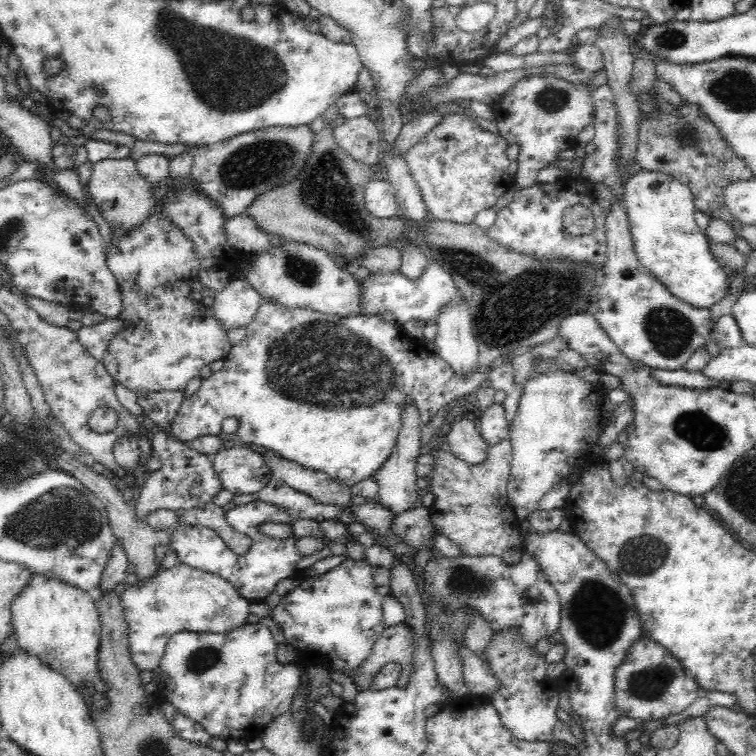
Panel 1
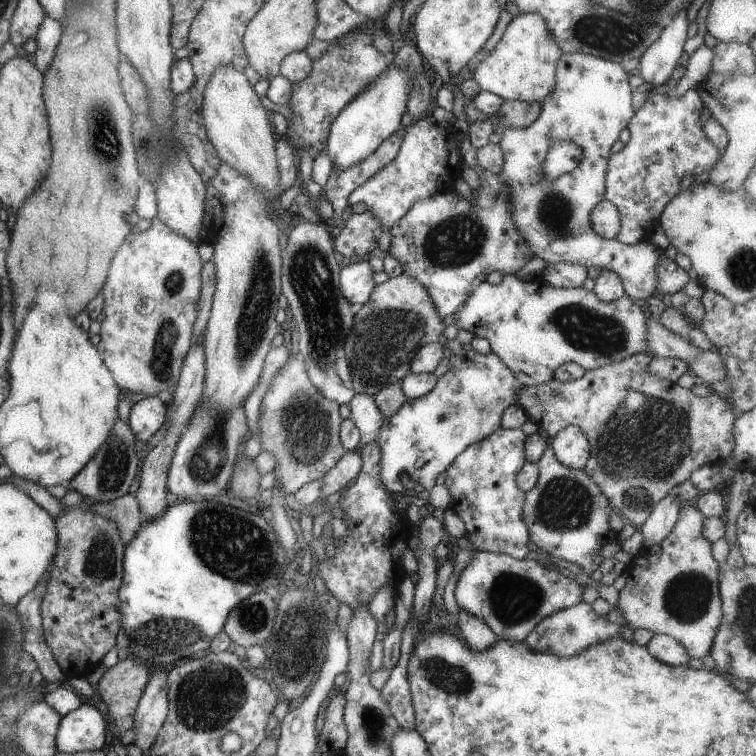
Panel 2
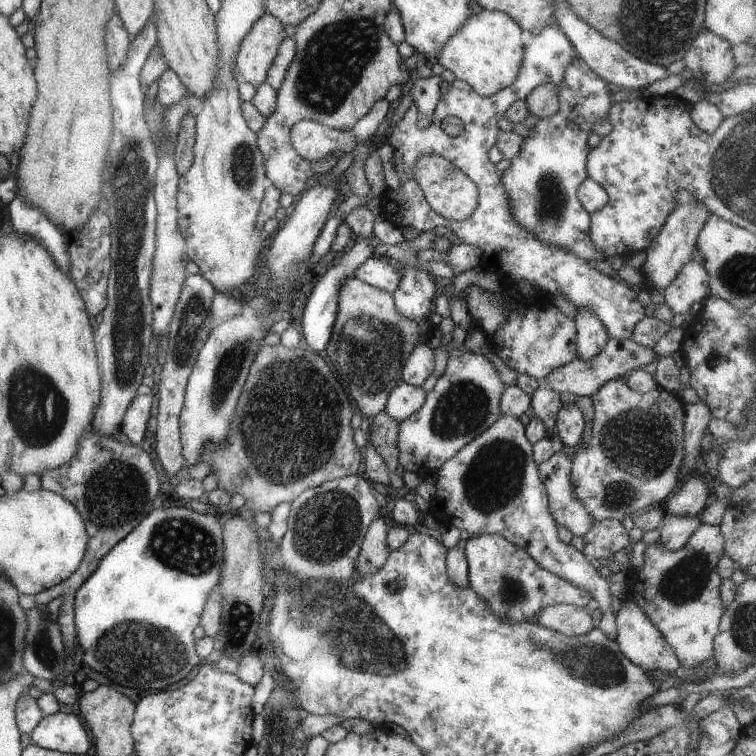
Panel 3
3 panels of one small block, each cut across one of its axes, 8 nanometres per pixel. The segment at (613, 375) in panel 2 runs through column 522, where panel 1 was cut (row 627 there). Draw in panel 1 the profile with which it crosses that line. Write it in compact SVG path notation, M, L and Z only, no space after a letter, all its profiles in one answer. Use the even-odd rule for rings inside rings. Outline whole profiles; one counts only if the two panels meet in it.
M400 622L396 626L388 626L382 632L381 638L378 638L370 656L357 668L356 674L350 674L355 679L355 687L365 690L370 682L370 675L374 675L377 670L388 664L395 662L400 664L400 675L397 686L408 686L413 671L413 654L416 647L414 635L405 622Z

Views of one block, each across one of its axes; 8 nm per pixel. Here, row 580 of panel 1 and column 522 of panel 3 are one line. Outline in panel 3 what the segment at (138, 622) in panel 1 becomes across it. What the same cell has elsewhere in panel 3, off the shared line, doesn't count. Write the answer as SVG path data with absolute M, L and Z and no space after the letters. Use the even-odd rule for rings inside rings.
M579 56L566 66L563 78L557 87L558 109L550 116L539 119L532 127L533 135L523 138L519 152L510 160L509 167L500 176L500 181L508 198L512 217L520 227L526 229L542 243L571 251L584 261L602 261L602 254L594 247L588 233L590 214L581 206L576 197L579 184L588 176L586 173L586 156L590 147L587 145L587 134L597 120L606 119L611 108L611 92L607 83L593 72Z

